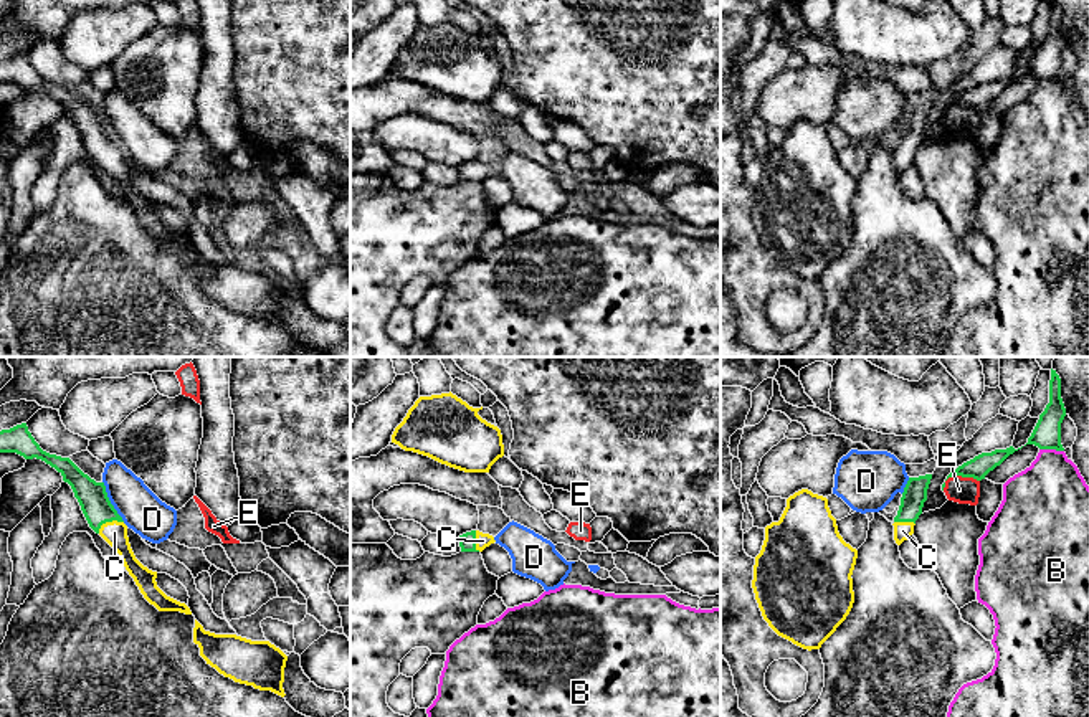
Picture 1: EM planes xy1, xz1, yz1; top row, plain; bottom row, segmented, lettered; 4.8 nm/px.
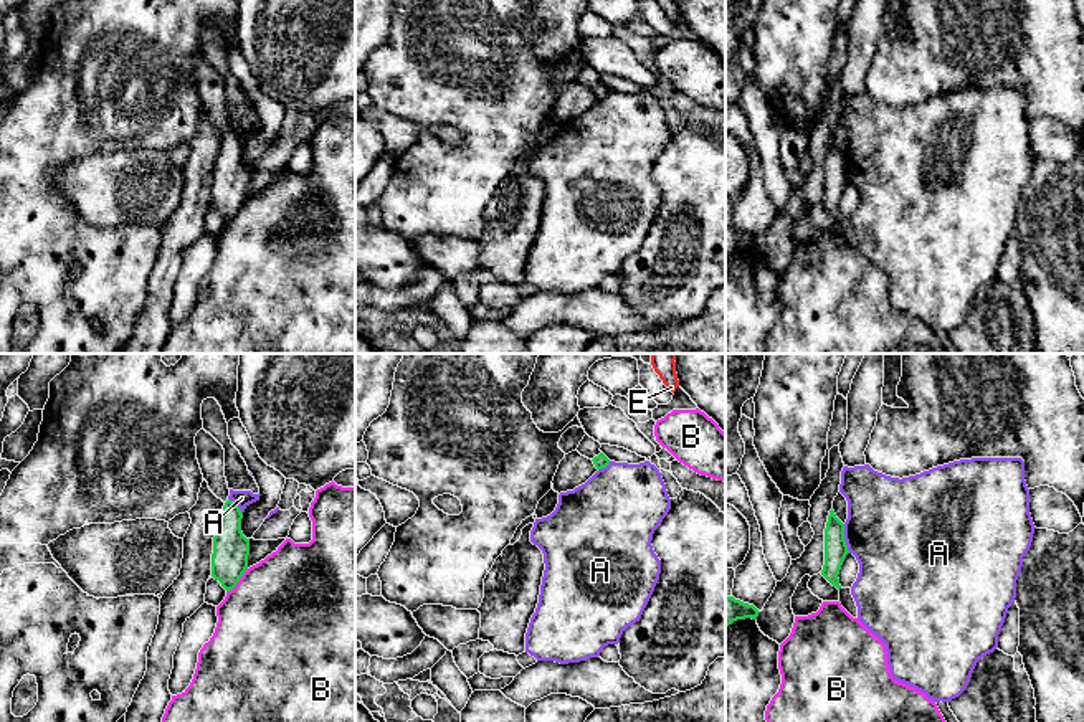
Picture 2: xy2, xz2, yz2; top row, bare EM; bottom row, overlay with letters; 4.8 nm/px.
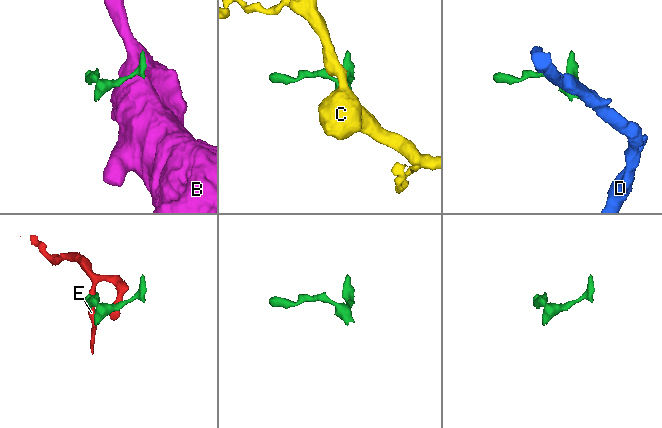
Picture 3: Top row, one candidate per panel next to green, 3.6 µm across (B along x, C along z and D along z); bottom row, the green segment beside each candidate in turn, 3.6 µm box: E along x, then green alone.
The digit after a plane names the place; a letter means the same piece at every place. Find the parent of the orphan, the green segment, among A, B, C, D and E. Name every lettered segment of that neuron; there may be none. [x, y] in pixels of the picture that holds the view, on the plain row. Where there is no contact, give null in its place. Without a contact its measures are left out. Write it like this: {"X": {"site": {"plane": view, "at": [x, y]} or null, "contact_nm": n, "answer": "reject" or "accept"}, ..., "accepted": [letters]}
{"A": {"site": {"plane": "yz2", "at": [843, 169]}, "contact_nm": 150, "answer": "reject"}, "B": {"site": {"plane": "xy2", "at": [238, 210]}, "contact_nm": 170, "answer": "reject"}, "C": {"site": {"plane": "xy1", "at": [108, 151]}, "contact_nm": 140, "answer": "accept"}, "D": {"site": {"plane": "xy1", "at": [109, 131]}, "contact_nm": 220, "answer": "reject"}, "E": {"site": {"plane": "yz1", "at": [957, 104]}, "contact_nm": 190, "answer": "reject"}, "accepted": ["C"]}

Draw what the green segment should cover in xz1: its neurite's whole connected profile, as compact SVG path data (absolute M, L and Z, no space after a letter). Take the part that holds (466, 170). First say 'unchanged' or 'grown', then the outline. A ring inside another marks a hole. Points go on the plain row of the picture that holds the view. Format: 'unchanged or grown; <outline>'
grown; M471 160L458 167L461 182L483 182L494 173L494 167L479 160Z

